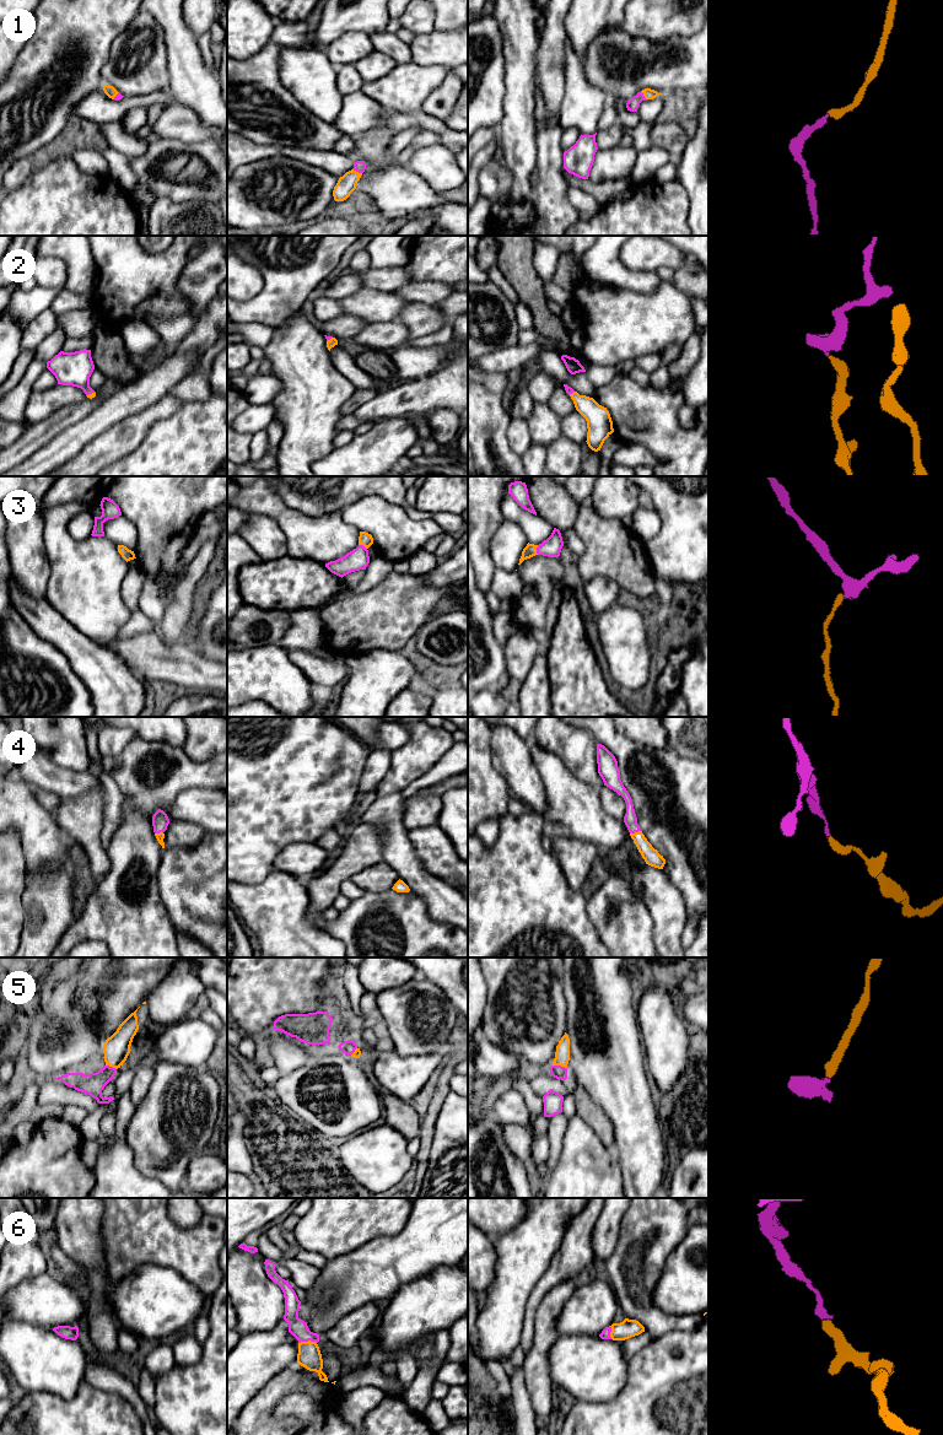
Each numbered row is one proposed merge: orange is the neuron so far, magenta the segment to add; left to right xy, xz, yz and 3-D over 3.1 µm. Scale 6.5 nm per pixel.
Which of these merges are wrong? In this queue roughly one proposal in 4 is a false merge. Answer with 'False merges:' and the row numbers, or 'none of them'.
False merges: none of them

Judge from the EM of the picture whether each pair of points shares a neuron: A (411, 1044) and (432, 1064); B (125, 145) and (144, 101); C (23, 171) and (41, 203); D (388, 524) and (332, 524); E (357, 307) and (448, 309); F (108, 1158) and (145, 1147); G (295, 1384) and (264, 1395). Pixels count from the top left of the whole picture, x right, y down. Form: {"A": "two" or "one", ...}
{"A": "two", "B": "two", "C": "two", "D": "two", "E": "one", "F": "two", "G": "one"}

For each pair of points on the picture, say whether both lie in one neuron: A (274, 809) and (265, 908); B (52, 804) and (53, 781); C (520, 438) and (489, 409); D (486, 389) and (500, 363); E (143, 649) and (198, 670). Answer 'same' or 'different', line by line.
A: different
B: different
C: different
D: different
E: same

